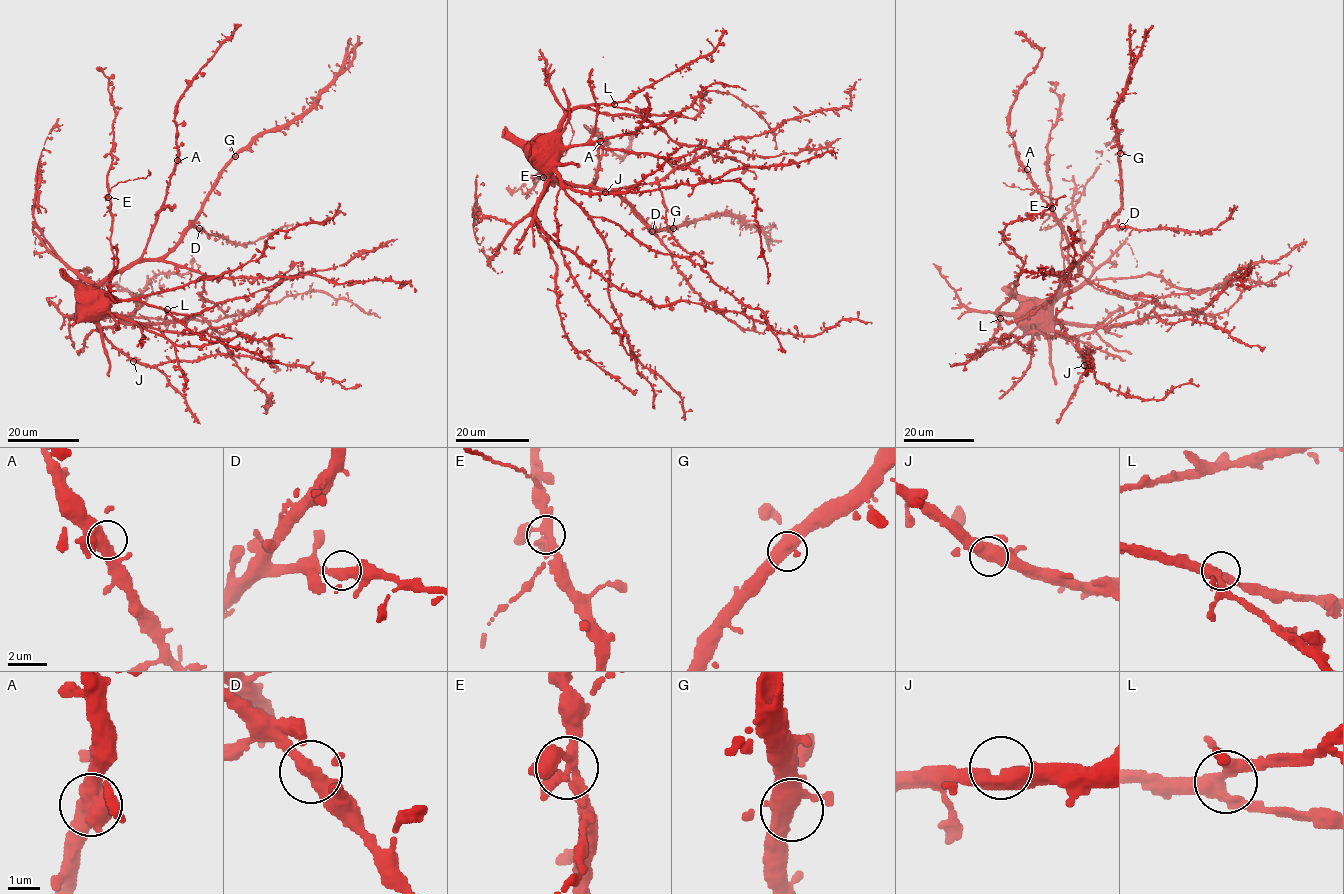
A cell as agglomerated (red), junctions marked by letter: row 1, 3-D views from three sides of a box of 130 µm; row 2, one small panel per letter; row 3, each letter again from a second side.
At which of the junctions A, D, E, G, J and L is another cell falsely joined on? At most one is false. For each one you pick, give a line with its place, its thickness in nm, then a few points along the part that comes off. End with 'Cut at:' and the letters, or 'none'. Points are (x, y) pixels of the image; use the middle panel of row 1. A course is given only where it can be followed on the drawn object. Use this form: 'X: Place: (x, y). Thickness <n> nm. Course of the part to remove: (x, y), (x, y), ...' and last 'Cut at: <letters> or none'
Cut at: none

